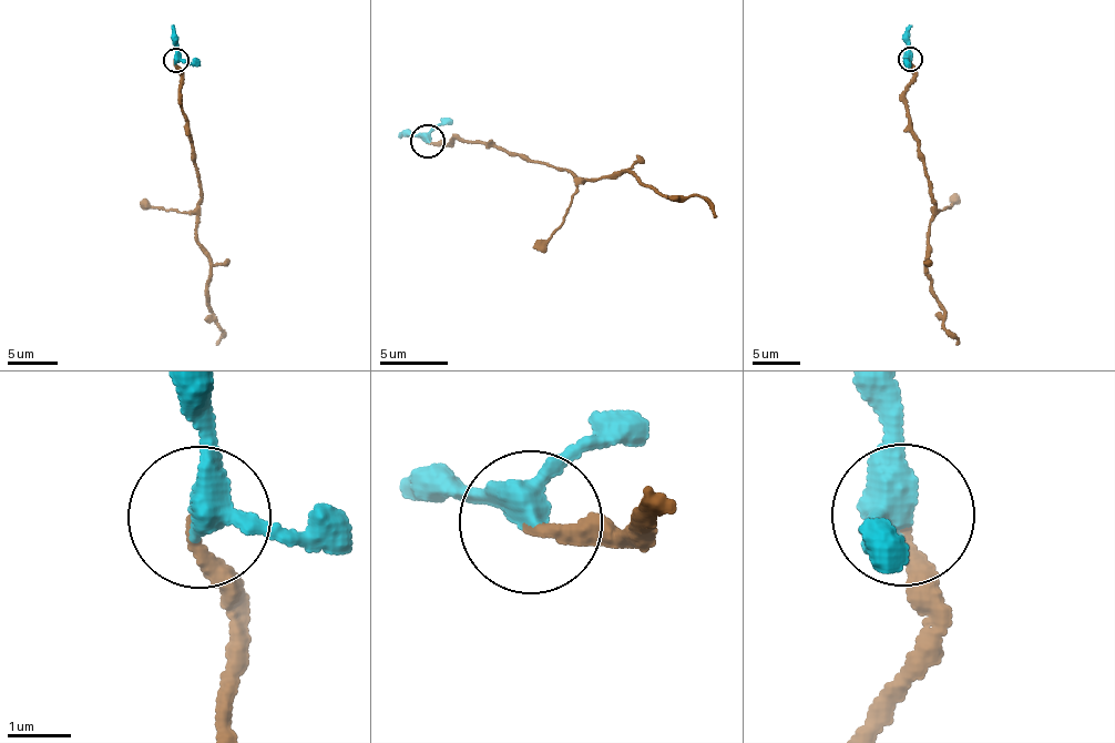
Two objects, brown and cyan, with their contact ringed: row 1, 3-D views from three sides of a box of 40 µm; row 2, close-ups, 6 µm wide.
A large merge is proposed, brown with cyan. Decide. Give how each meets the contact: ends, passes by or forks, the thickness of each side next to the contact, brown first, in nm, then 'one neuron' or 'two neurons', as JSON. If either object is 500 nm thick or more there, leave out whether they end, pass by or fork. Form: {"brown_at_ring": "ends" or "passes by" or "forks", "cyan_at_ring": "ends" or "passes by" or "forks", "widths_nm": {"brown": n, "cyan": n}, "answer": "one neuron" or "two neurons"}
{"brown_at_ring": "ends", "cyan_at_ring": "passes by", "widths_nm": {"brown": 200, "cyan": 420}, "answer": "one neuron"}

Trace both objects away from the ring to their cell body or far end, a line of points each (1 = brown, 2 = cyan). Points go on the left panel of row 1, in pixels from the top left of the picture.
1: (175, 61), (182, 84), (182, 111), (201, 197), (196, 237), (208, 257), (210, 319), (223, 335), (215, 344)
2: (175, 61), (174, 26)

